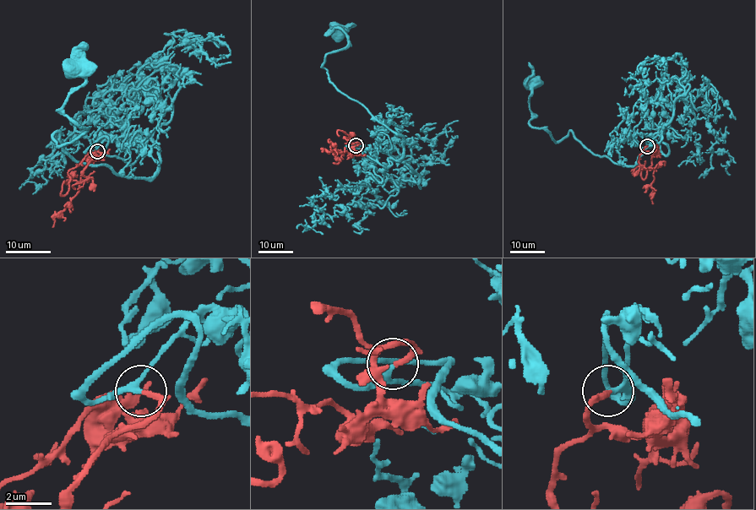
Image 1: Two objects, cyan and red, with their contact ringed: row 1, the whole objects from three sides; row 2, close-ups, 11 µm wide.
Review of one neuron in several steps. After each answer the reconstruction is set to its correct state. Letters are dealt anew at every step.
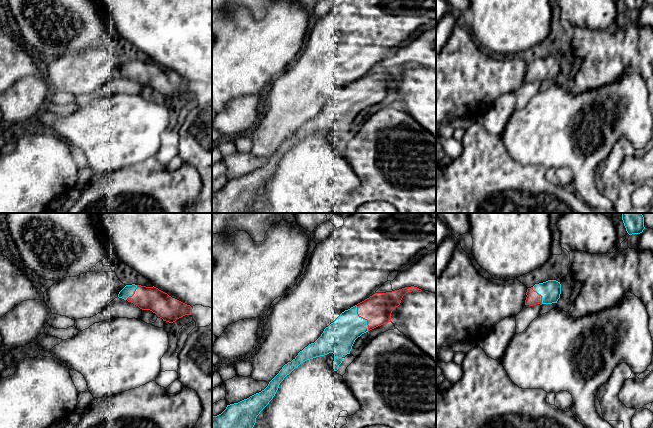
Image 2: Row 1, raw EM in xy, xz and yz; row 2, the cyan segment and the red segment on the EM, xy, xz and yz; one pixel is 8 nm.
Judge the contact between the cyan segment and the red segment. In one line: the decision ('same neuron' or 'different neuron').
same neuron

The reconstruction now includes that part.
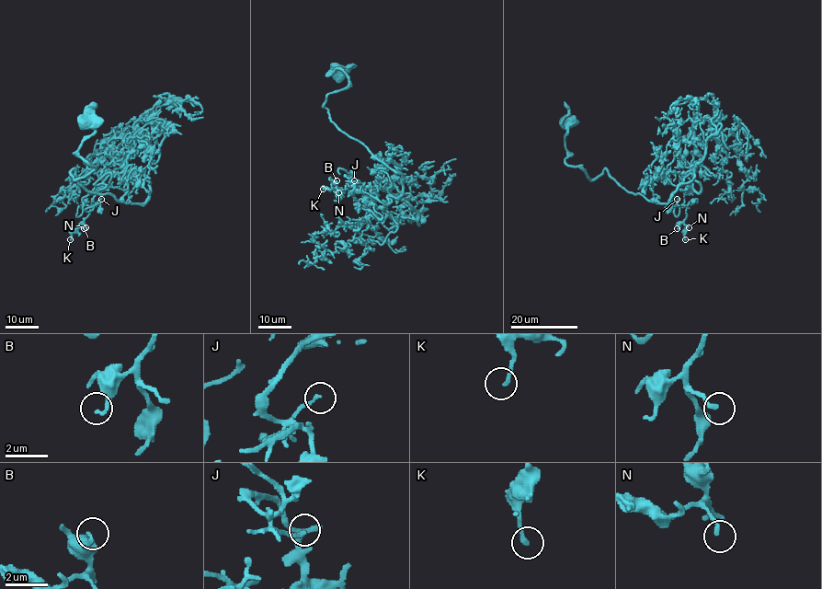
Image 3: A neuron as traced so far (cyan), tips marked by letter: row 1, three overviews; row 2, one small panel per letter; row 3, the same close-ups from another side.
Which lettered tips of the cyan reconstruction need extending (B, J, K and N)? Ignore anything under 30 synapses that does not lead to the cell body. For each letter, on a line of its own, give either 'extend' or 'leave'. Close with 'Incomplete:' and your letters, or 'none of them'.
B: leave
J: leave
K: leave
N: leave
Incomplete: none of them

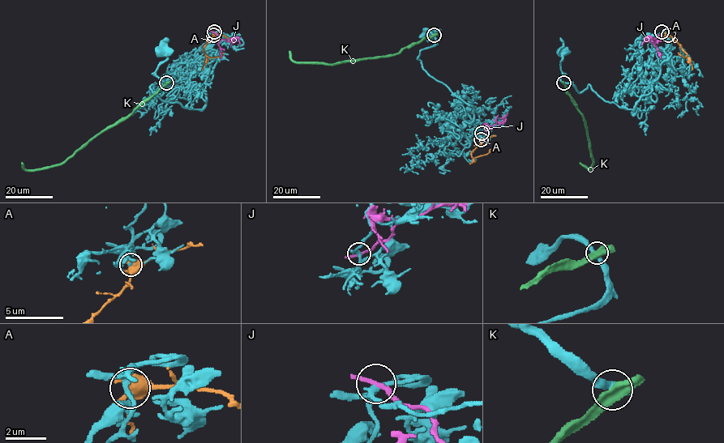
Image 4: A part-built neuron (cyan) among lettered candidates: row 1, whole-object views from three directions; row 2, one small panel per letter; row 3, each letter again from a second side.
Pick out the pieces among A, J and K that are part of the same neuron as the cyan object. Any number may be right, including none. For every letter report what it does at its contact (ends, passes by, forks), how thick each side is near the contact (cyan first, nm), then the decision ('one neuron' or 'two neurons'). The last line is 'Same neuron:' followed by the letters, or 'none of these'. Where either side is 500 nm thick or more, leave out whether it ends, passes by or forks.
A: it forks | 190/480 nm | two neurons
J: it passes by | 220/200 nm | two neurons
K: it passes by | 380/440 nm | two neurons
Same neuron: none of these

